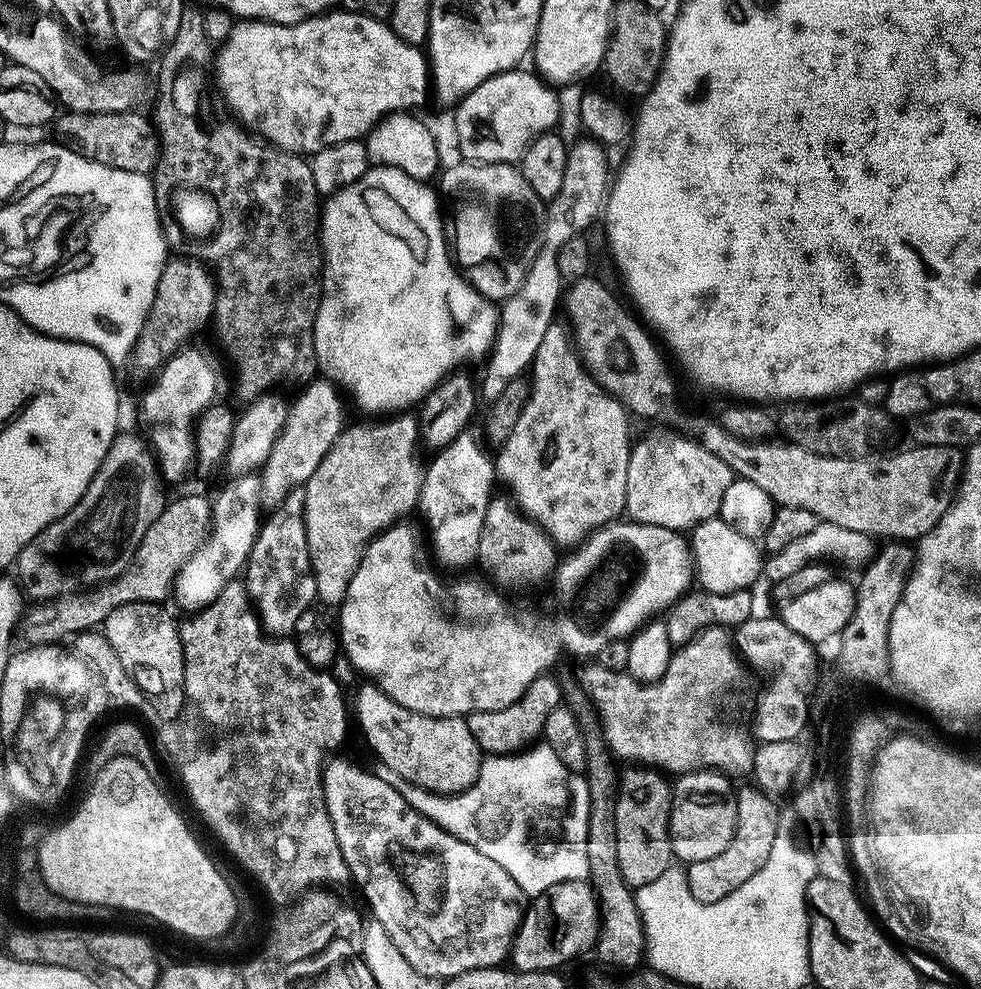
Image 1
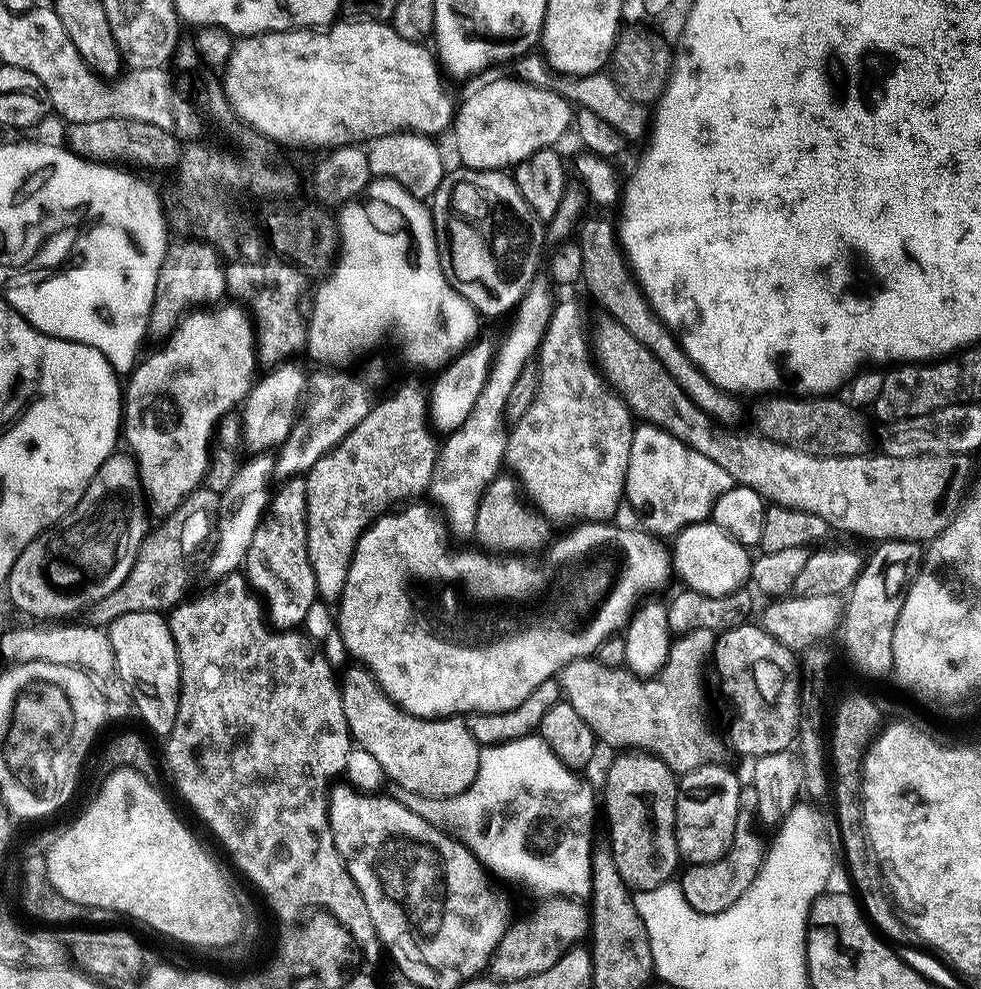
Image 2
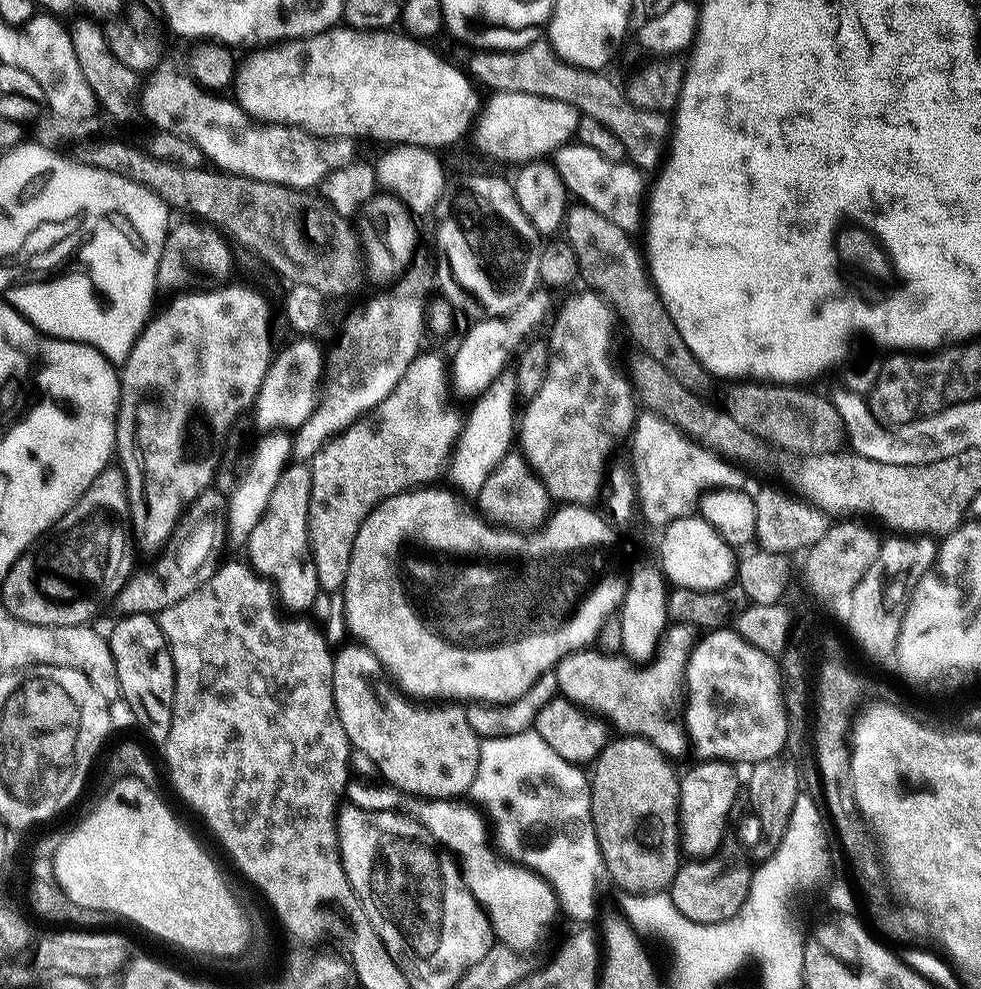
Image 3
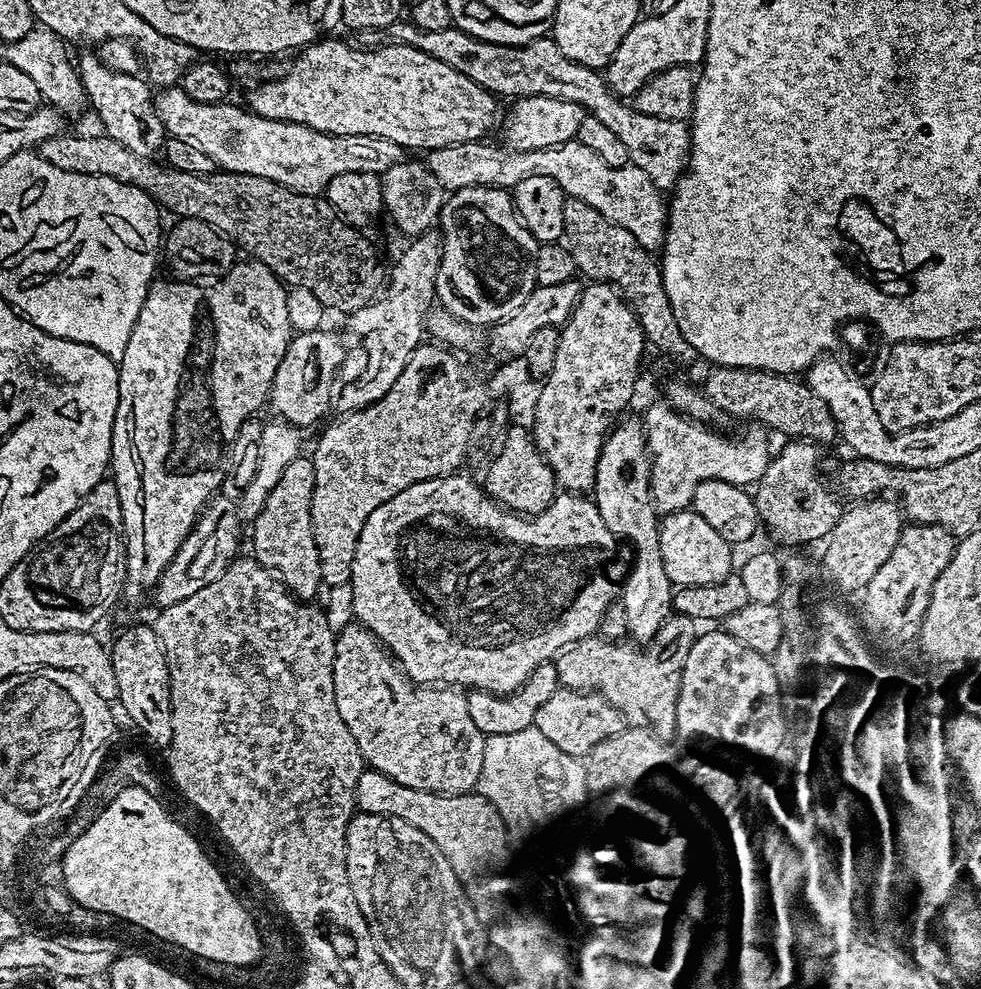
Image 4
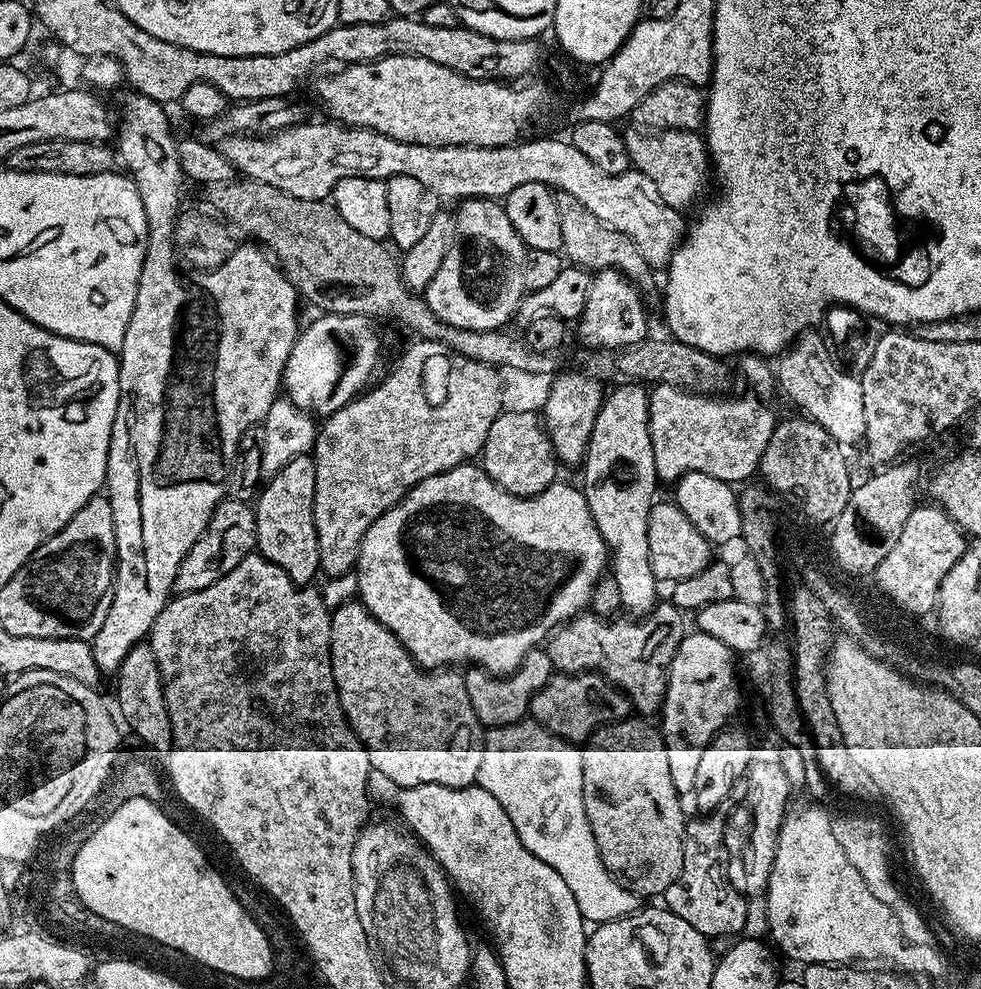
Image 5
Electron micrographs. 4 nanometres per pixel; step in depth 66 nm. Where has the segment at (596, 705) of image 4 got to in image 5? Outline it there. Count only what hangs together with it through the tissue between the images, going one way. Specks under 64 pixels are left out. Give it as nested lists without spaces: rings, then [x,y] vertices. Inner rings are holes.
[[[573,672],[552,675],[550,682],[534,694],[528,710],[531,719],[553,736],[559,736],[565,742],[584,742],[597,728],[625,719],[630,704],[624,693],[609,684],[599,672]]]

